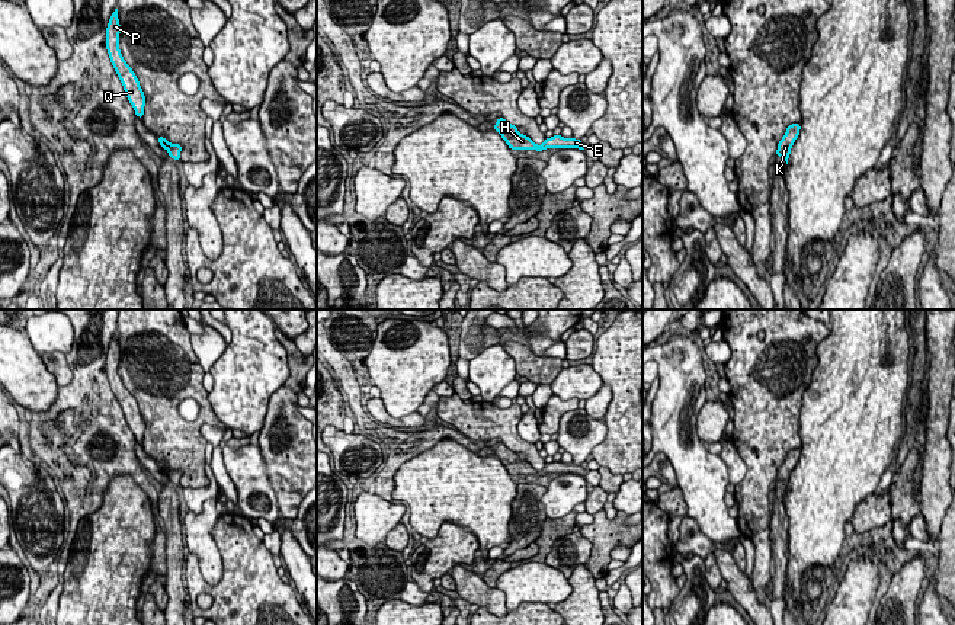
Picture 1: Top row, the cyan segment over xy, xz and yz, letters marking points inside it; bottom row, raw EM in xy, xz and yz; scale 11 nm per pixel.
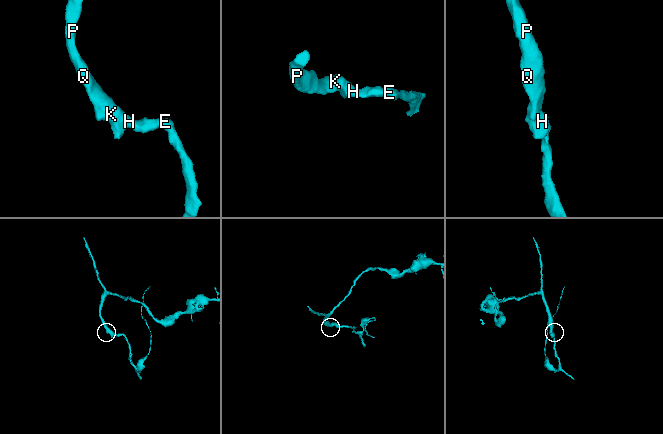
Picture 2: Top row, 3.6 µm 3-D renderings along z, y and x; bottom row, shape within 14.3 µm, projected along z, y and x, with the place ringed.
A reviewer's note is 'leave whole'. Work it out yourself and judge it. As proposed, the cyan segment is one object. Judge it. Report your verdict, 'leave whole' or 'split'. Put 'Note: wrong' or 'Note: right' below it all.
leave whole
Note: right

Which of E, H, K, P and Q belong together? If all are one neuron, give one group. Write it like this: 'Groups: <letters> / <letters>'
Groups: E H K P Q

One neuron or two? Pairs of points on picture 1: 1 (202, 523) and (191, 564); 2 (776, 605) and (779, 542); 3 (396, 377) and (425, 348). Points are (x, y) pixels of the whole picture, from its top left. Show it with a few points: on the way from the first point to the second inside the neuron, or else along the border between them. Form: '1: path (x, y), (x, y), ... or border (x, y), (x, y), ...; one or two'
1: border (189, 551), (198, 560), (201, 576), (212, 583); two
2: path (778, 589), (779, 558); one
3: path (403, 369), (417, 355); one

